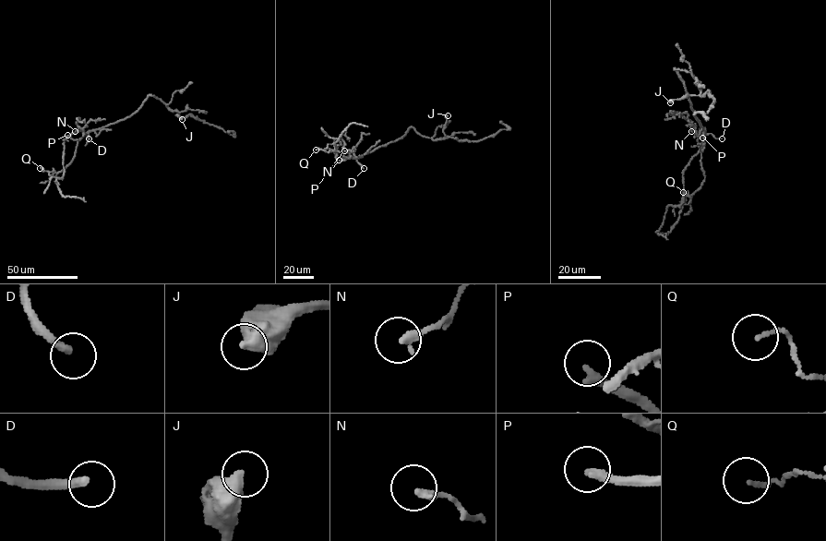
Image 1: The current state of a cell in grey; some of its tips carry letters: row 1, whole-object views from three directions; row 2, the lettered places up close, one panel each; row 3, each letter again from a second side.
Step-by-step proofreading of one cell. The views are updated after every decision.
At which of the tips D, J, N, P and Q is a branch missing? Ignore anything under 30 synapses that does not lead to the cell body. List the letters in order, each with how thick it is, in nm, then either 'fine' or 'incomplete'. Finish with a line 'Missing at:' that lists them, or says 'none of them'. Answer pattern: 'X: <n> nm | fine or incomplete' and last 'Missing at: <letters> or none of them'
D: 260 nm | incomplete
J: 600 nm | fine
N: 260 nm | fine
P: 280 nm | fine
Q: 120 nm | fine
Missing at: D

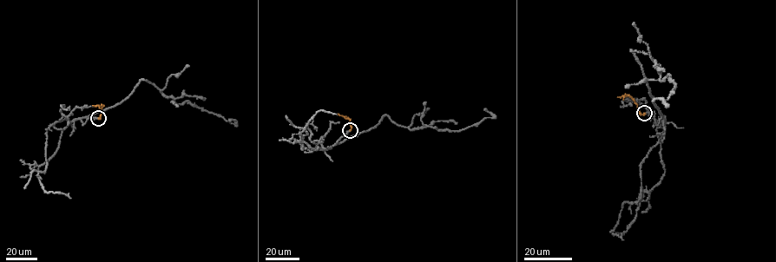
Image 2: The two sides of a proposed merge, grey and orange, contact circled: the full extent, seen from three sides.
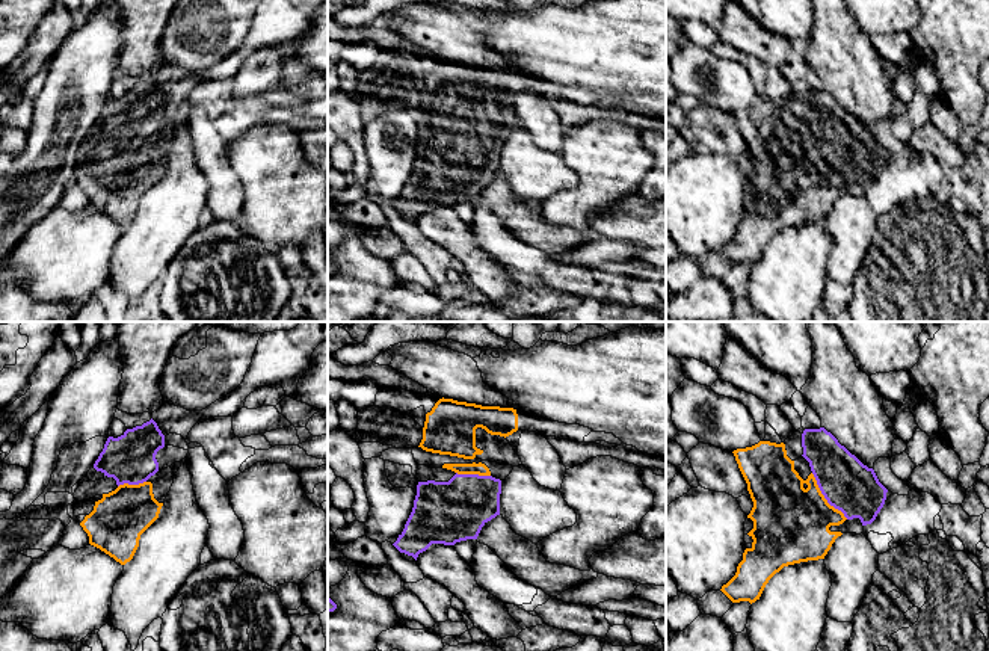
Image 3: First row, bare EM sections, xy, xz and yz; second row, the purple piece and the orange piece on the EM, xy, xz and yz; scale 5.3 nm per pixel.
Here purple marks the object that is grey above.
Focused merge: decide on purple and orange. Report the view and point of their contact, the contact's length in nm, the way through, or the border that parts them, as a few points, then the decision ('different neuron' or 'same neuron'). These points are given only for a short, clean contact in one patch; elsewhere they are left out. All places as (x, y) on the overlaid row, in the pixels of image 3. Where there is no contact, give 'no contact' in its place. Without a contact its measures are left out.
meets purple in yz at (825, 497); contact 320 nm long; same neuron

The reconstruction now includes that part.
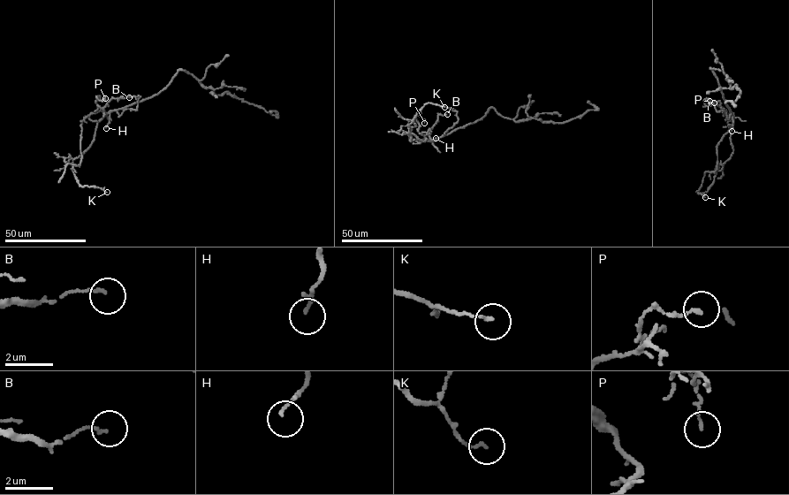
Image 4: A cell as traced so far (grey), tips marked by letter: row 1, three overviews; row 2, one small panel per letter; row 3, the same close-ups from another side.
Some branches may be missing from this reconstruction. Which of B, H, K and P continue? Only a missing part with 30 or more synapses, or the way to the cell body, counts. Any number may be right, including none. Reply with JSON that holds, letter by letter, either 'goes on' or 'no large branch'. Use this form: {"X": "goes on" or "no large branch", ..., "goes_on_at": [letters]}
{"B": "no large branch", "H": "no large branch", "K": "no large branch", "P": "no large branch", "goes_on_at": []}

